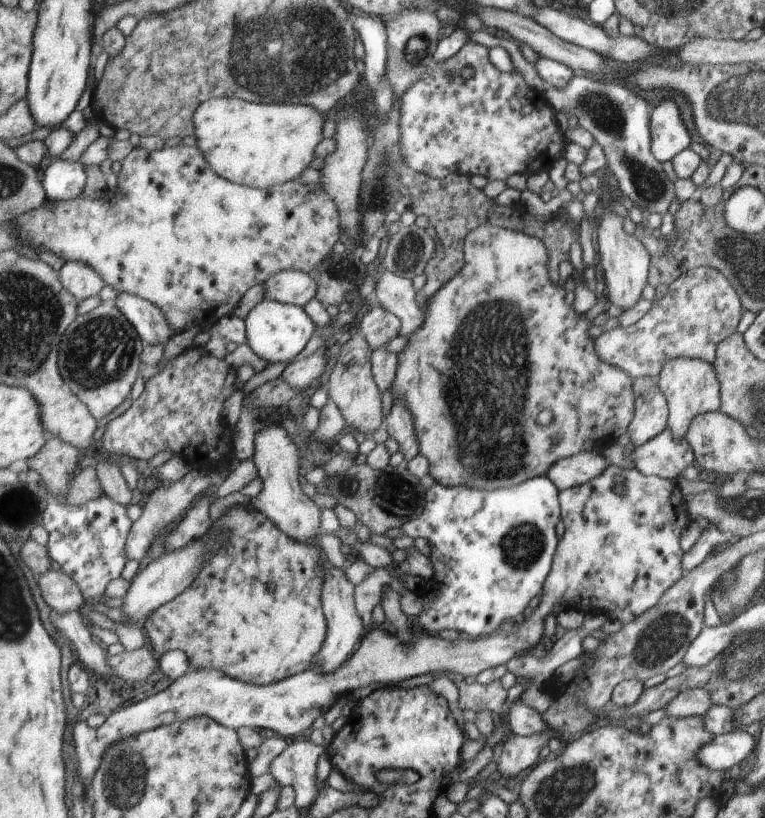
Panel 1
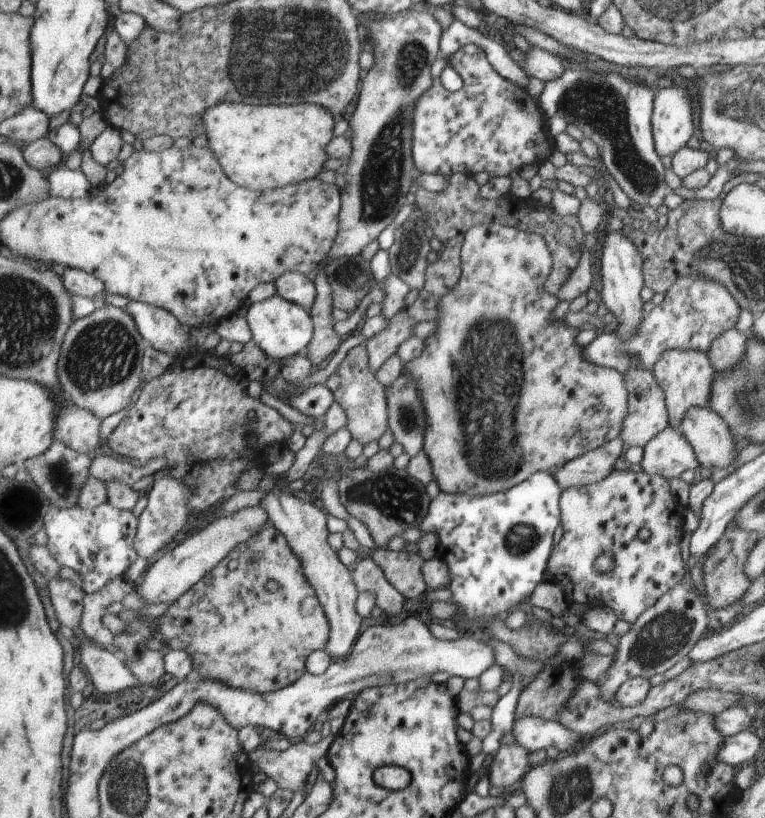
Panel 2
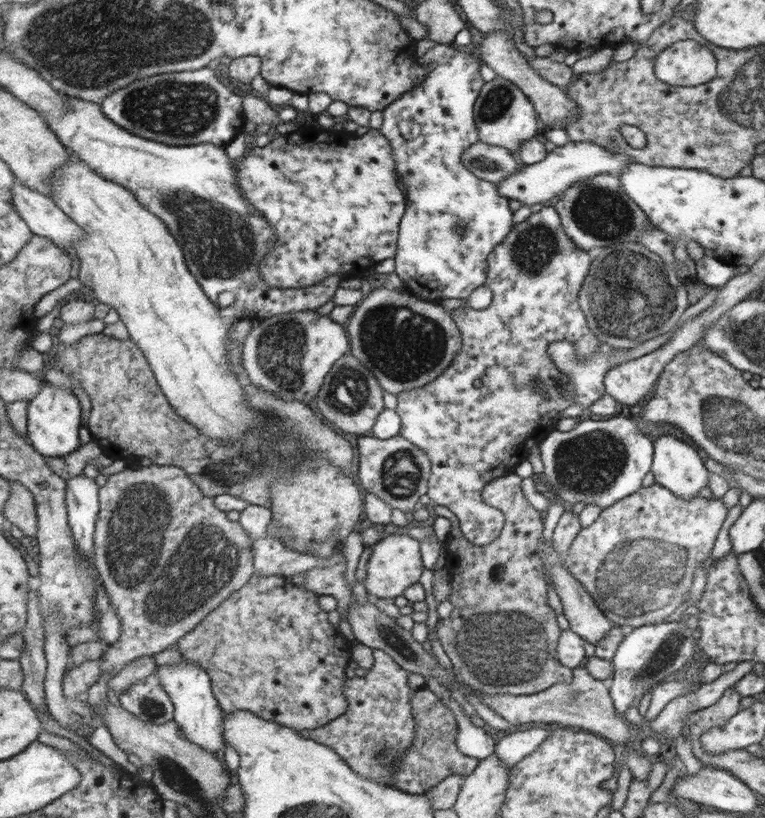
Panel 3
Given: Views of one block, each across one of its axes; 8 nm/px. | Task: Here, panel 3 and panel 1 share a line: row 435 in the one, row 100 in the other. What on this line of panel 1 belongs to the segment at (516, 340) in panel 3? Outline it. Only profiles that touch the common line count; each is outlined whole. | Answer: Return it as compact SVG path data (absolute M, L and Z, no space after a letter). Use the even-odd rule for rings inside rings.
M474 41L465 42L457 54L439 62L433 76L425 74L401 96L399 154L412 171L433 178L459 173L505 181L513 174L548 172L549 166L561 158L563 150L529 150L563 148L553 110L543 100L527 96L525 80L517 69L499 72L489 62L487 49ZM463 67L472 68L469 79L461 77ZM535 158L543 166L535 166Z

